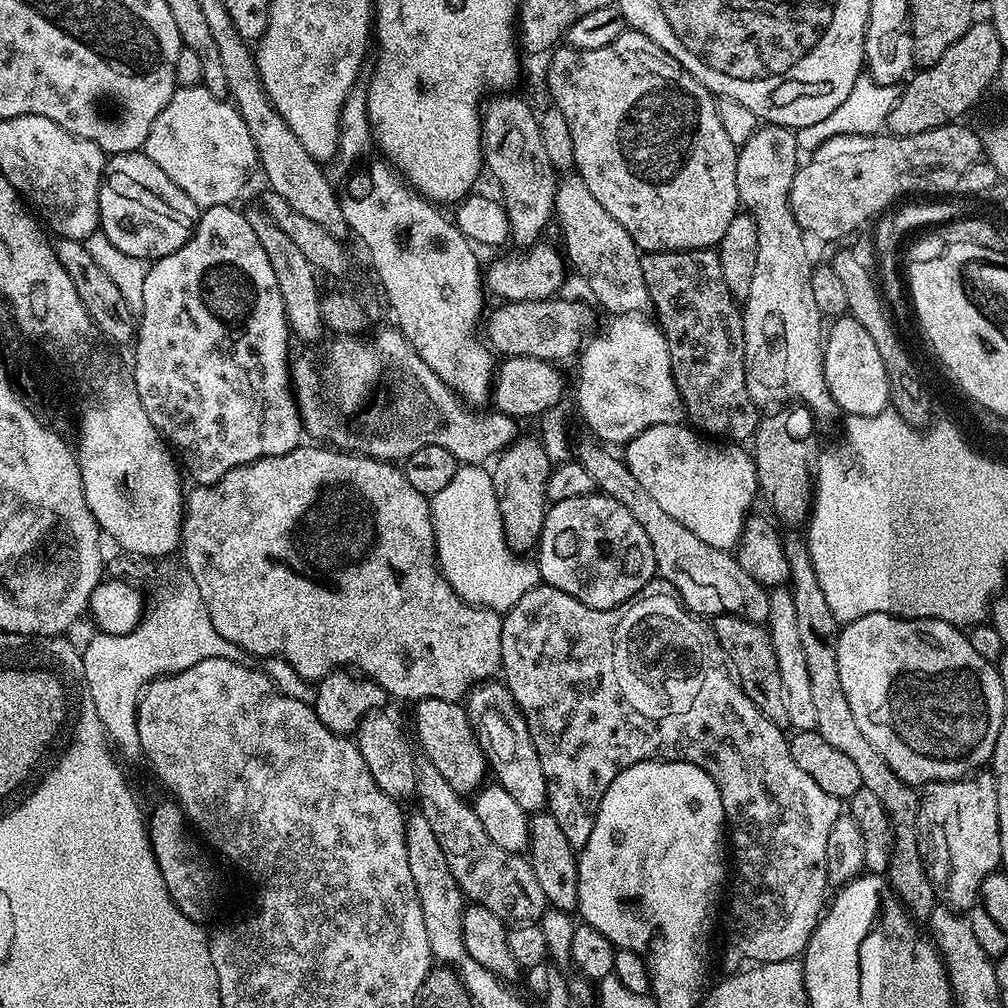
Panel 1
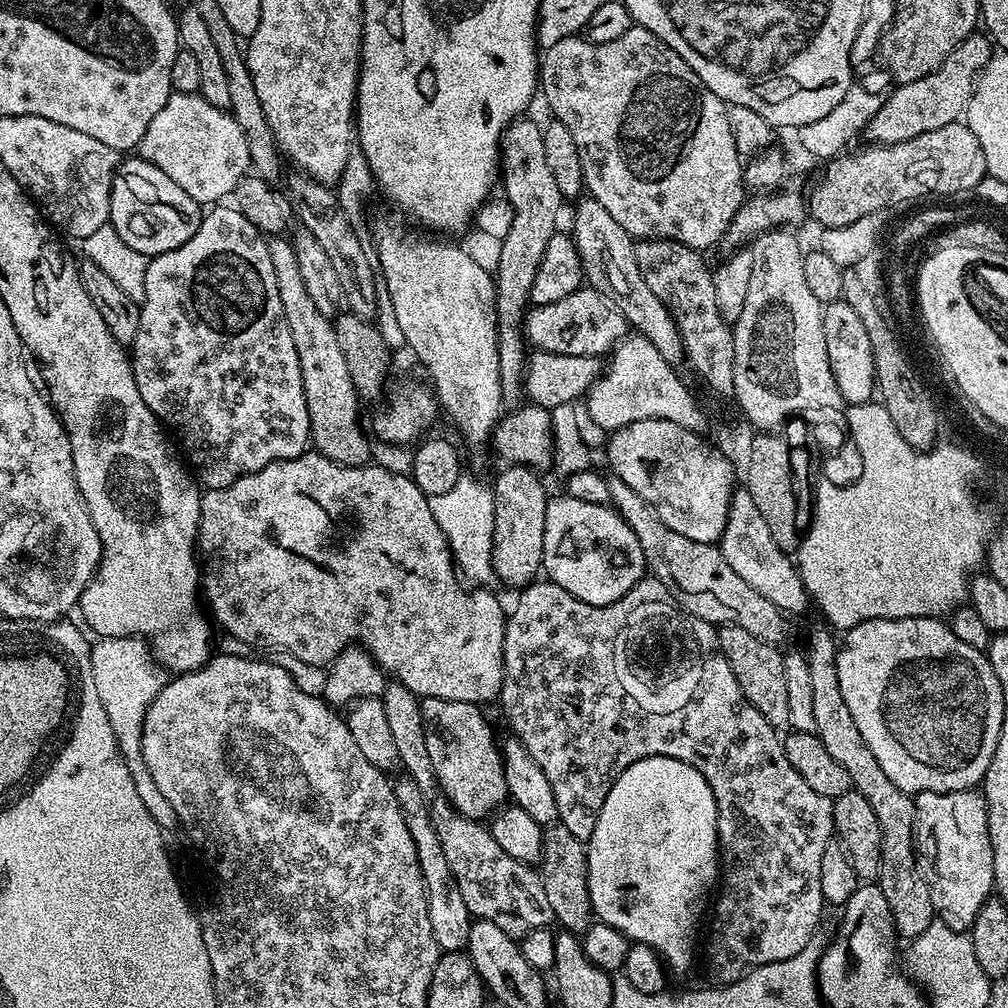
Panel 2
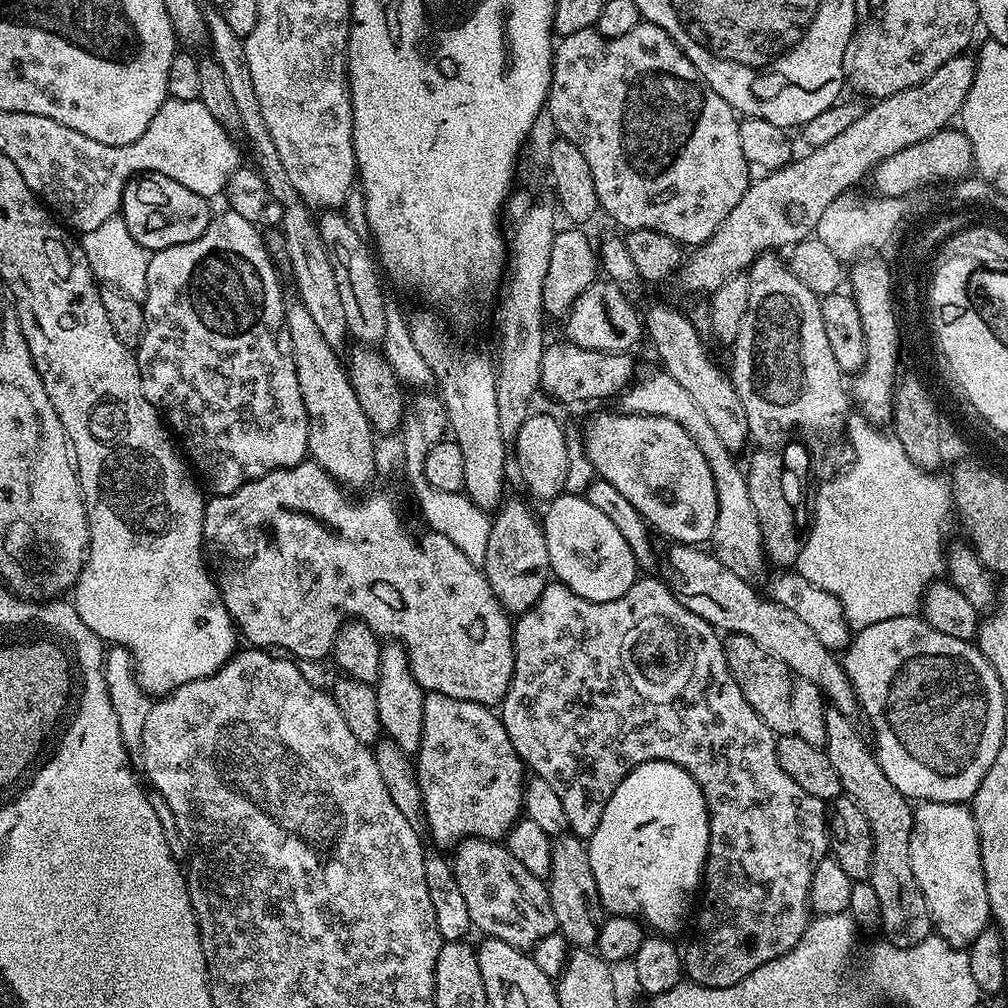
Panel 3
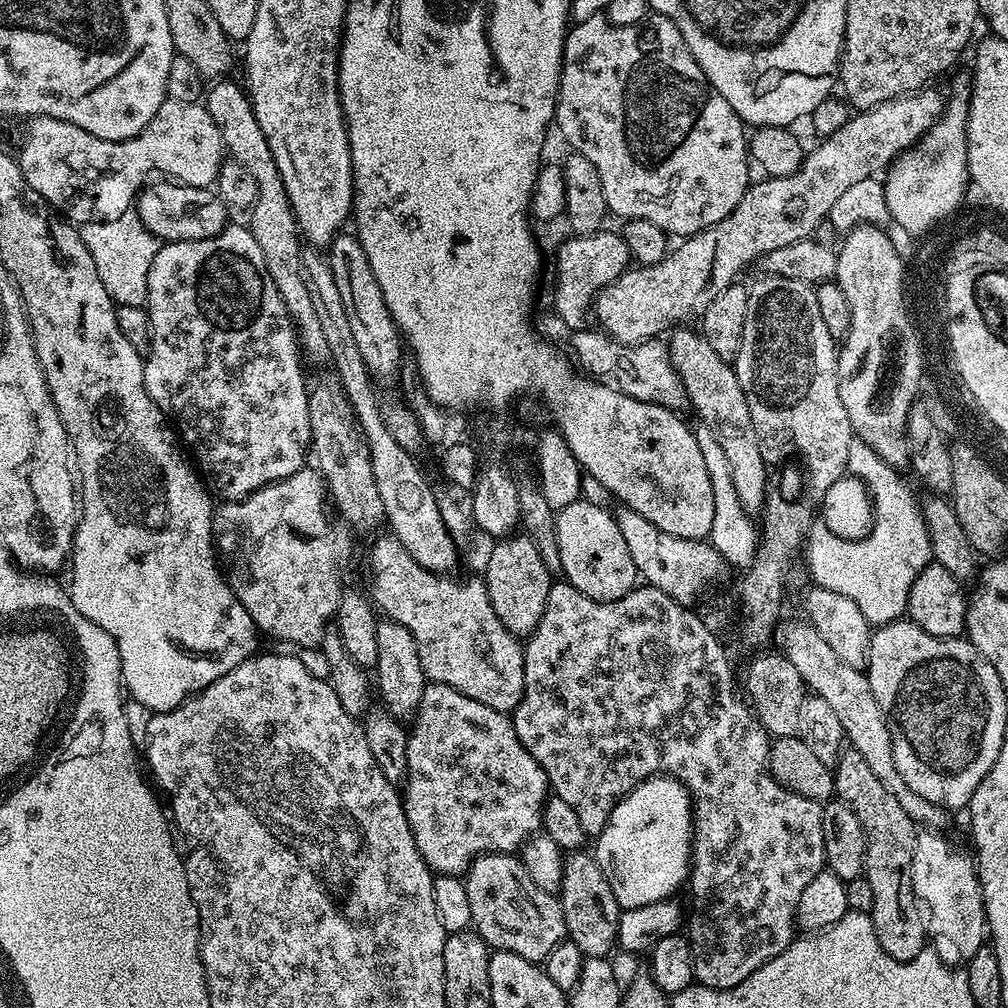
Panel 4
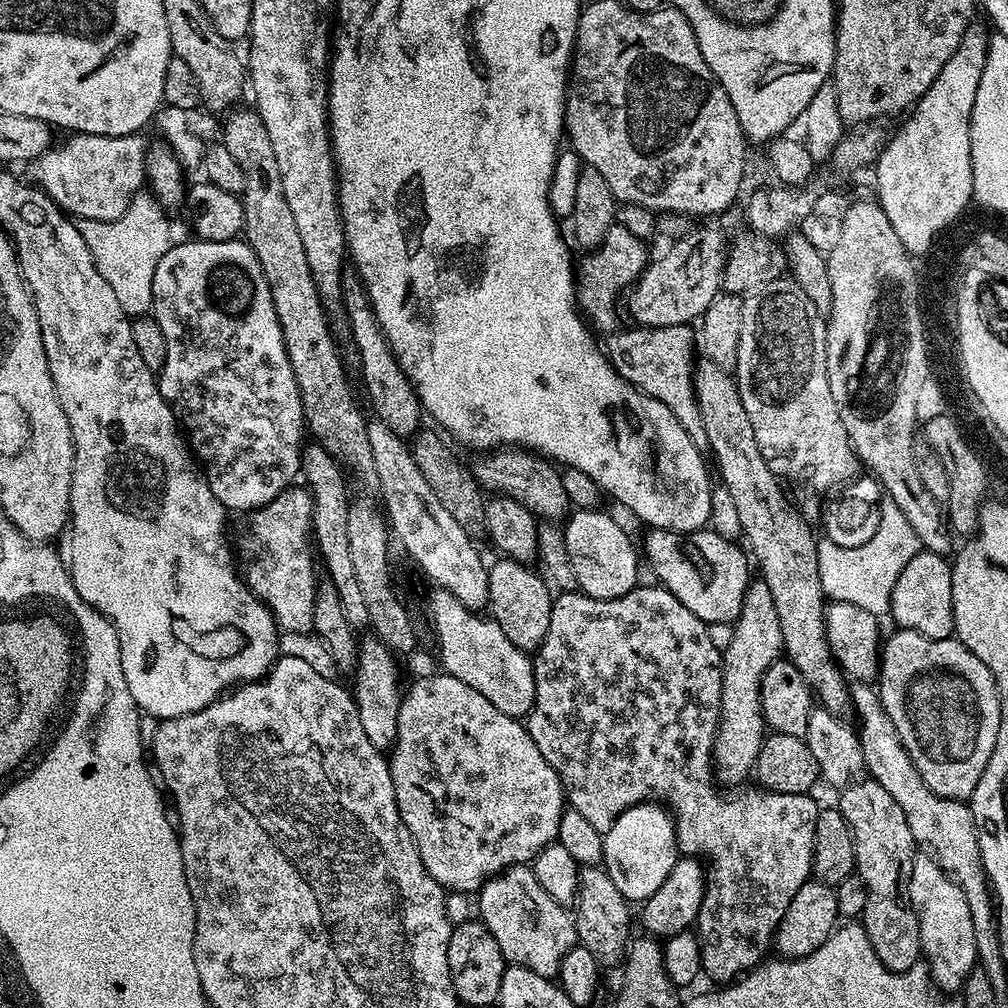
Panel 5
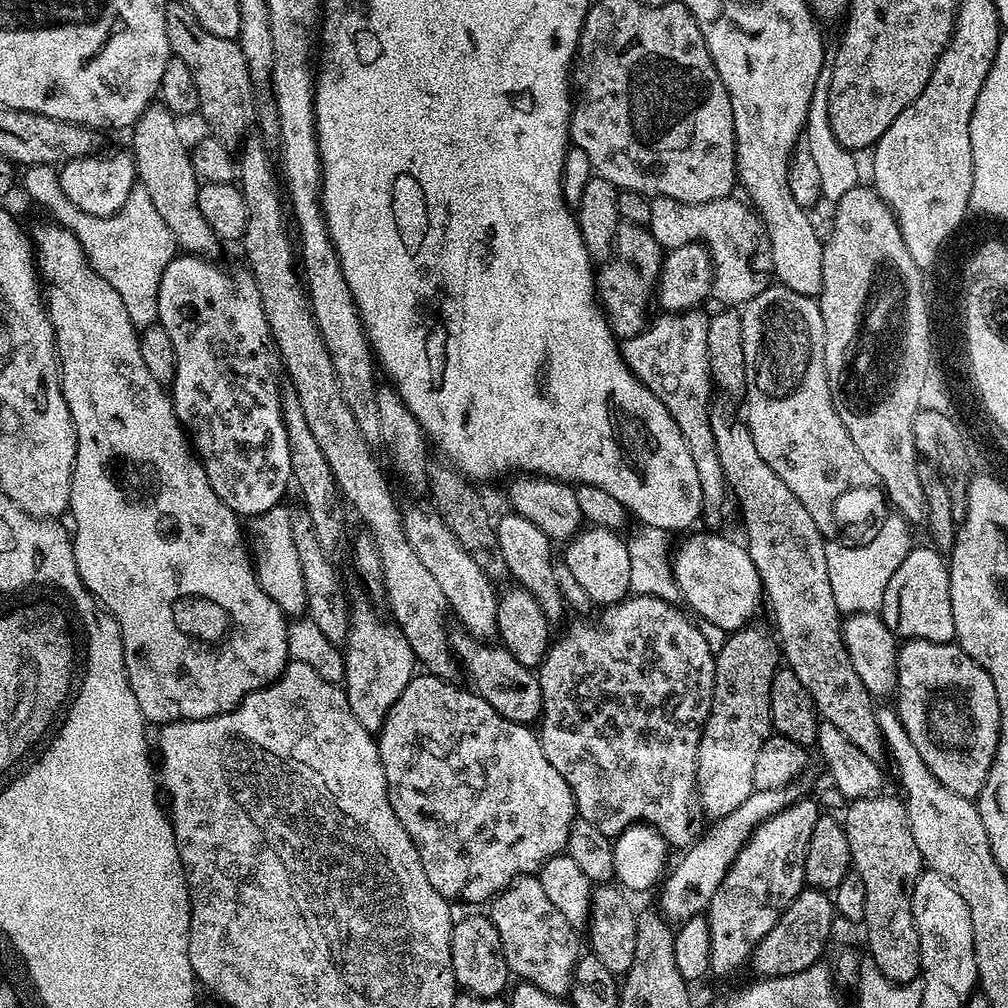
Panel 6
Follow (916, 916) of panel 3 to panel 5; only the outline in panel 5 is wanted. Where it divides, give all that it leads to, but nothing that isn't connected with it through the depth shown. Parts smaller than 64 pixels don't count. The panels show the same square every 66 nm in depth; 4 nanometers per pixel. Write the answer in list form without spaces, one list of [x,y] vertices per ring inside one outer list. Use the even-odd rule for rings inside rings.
[[[857,778],[845,788],[839,789],[838,807],[842,818],[852,831],[852,837],[856,843],[856,870],[855,875],[862,878],[866,902],[862,913],[862,923],[866,934],[870,938],[870,946],[874,946],[874,954],[892,972],[905,972],[916,964],[921,963],[922,953],[920,950],[920,927],[915,910],[910,902],[910,874],[912,864],[918,855],[916,839],[910,834],[910,826],[906,826],[906,814],[902,814],[902,806],[890,798],[890,793],[882,790],[878,782],[871,778]]]

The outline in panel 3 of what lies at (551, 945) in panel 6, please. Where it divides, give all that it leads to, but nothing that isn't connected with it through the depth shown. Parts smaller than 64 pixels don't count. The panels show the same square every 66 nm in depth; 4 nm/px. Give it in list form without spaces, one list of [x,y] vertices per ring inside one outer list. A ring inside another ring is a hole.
[[[469,836],[455,845],[450,863],[462,890],[462,899],[466,901],[470,922],[477,933],[484,932],[480,934],[510,942],[515,948],[531,950],[543,936],[557,931],[547,883],[530,874],[530,870],[526,870],[526,866],[522,866],[503,843]]]

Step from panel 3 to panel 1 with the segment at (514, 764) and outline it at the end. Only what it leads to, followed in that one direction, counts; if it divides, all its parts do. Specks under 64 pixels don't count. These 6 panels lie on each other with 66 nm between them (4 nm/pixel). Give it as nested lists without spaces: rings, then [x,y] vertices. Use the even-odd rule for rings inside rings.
[[[450,700],[415,701],[416,736],[420,739],[419,751],[427,756],[434,766],[438,766],[442,778],[462,794],[472,794],[485,783],[486,761],[480,743],[468,721],[468,713],[459,703]]]

